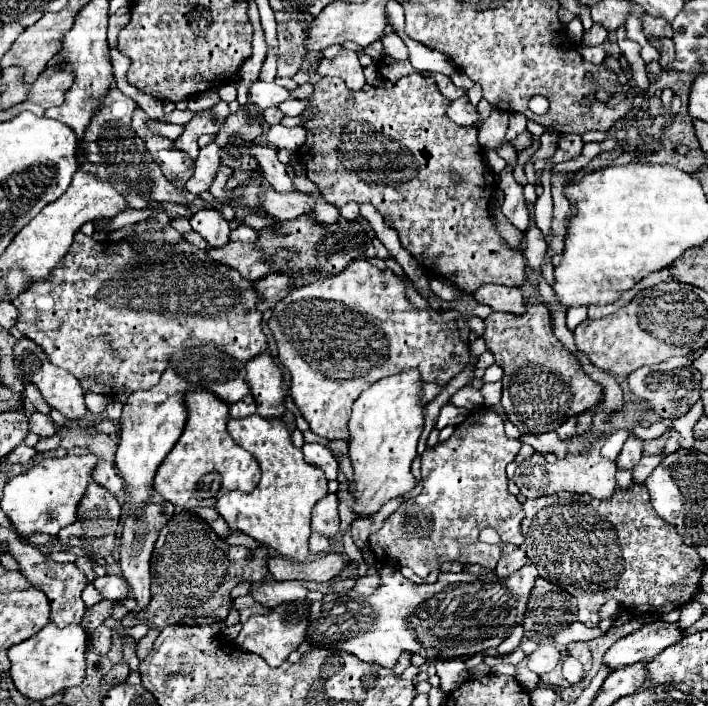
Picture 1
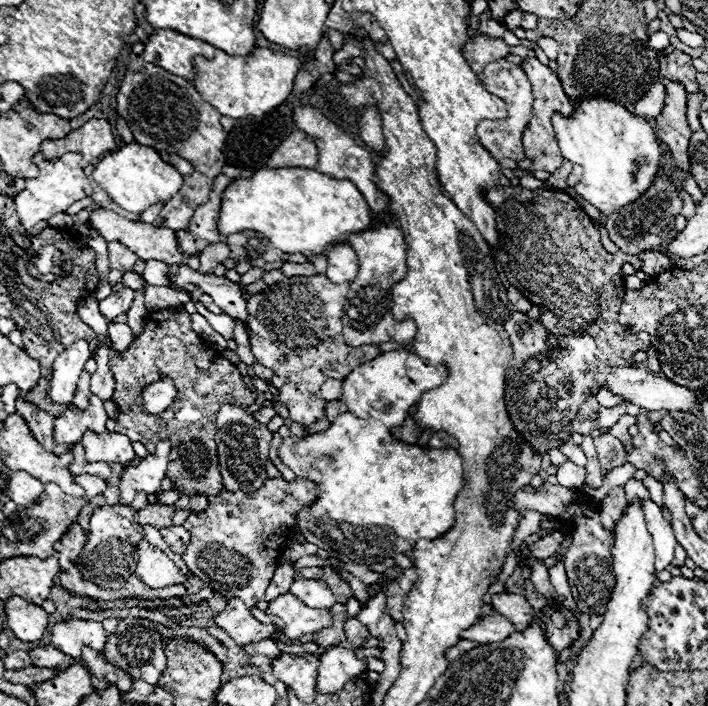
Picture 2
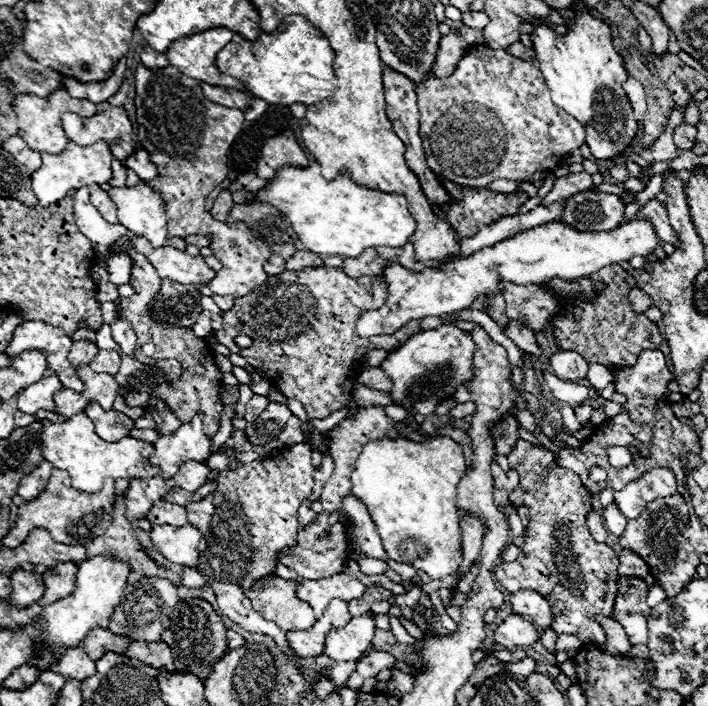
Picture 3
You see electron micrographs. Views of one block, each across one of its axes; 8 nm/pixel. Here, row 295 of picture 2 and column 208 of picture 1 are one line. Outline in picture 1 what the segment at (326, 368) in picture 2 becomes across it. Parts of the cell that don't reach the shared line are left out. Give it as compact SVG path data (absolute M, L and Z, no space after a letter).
M76 232L74 242L70 246L70 252L66 254L66 260L62 260L62 264L60 264L60 270L54 270L54 274L48 280L44 280L44 282L30 284L27 290L12 301L16 310L20 312L20 318L18 318L16 328L24 336L28 336L30 340L34 340L38 346L42 346L44 352L48 354L48 360L52 364L56 364L56 366L72 372L80 380L84 392L108 394L108 396L120 400L122 404L128 400L126 394L132 394L134 390L148 390L154 384L158 384L160 370L162 372L166 370L166 366L170 362L170 356L174 352L182 352L182 350L192 348L192 346L214 346L220 352L226 352L226 354L230 354L230 356L234 356L234 358L238 358L242 362L246 362L246 360L250 360L250 358L266 352L268 350L268 342L266 342L266 336L262 334L262 328L260 328L262 314L256 310L256 302L258 302L258 296L254 294L250 280L244 280L232 268L226 268L222 264L216 264L210 256L206 256L206 250L200 250L200 248L192 246L186 240L182 240L180 244L174 244L174 246L166 244L162 248L146 248L142 252L136 252L128 242L124 242L124 246L122 244L114 244L114 246L108 244L106 246L102 242L96 242L90 236L84 236L82 232Z

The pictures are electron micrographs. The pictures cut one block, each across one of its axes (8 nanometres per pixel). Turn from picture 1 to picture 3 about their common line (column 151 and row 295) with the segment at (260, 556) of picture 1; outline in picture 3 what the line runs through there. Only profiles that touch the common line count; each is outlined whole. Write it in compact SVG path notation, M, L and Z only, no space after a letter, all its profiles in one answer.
M608 266L604 270L598 270L592 278L584 278L584 280L552 280L550 288L558 290L560 296L568 296L572 292L592 292L592 282L594 280L602 280L608 284L608 288L594 298L592 302L570 302L570 308L564 308L562 314L558 314L552 320L552 328L554 328L554 338L556 344L562 350L574 350L578 352L588 364L604 364L608 368L622 368L622 366L632 366L638 358L638 354L642 350L660 350L664 338L660 328L650 322L646 318L646 314L638 314L632 310L630 302L628 302L628 292L632 290L632 284L636 284L636 280L632 276L628 276L628 272L620 266Z

